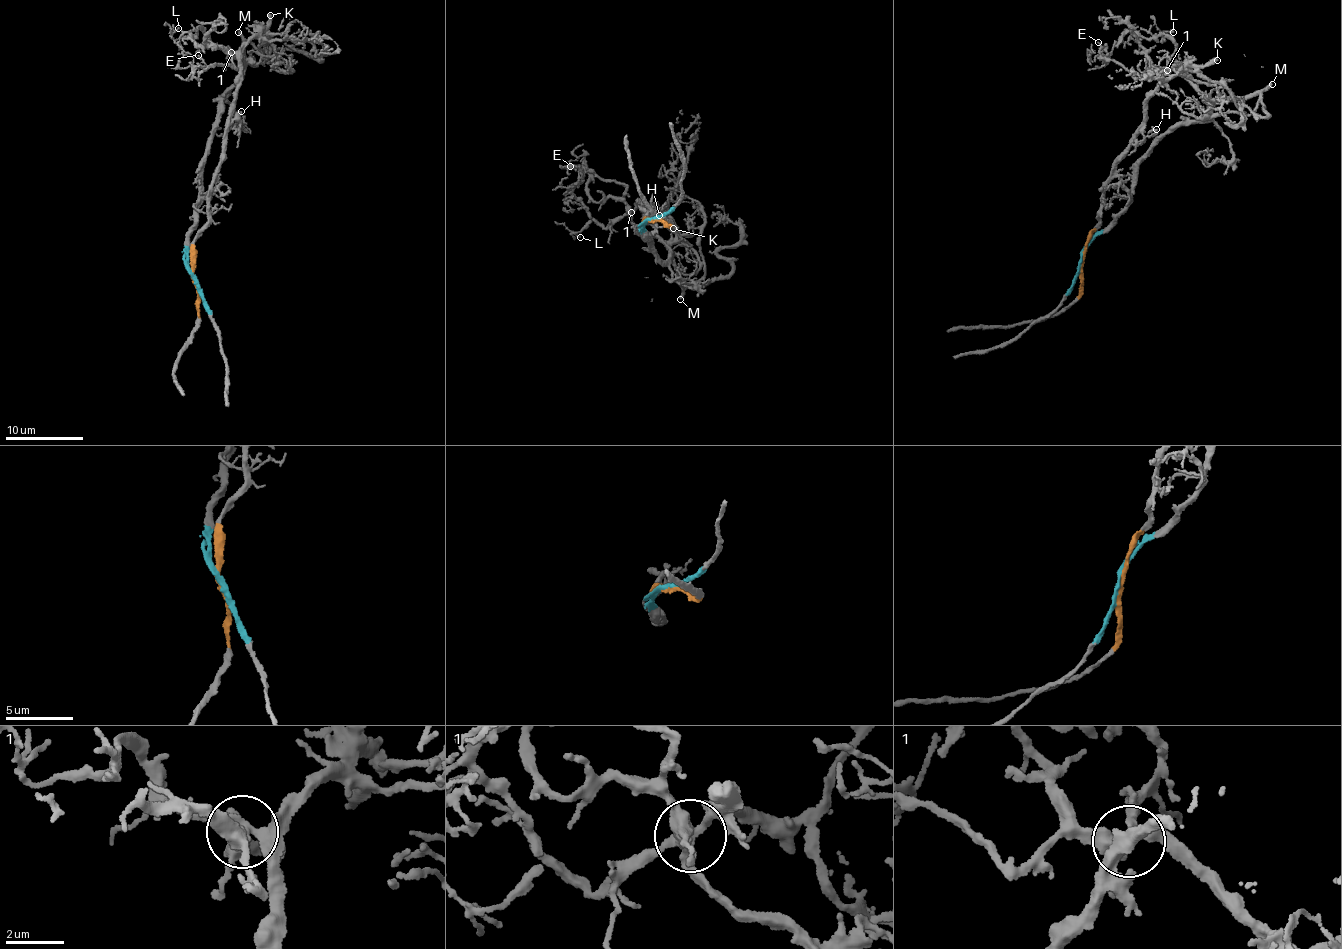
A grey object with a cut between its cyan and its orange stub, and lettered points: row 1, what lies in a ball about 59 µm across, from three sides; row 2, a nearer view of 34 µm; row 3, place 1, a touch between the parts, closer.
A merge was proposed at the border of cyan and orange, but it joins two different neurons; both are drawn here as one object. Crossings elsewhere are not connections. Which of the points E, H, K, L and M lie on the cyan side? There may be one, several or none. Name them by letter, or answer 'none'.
E, M

